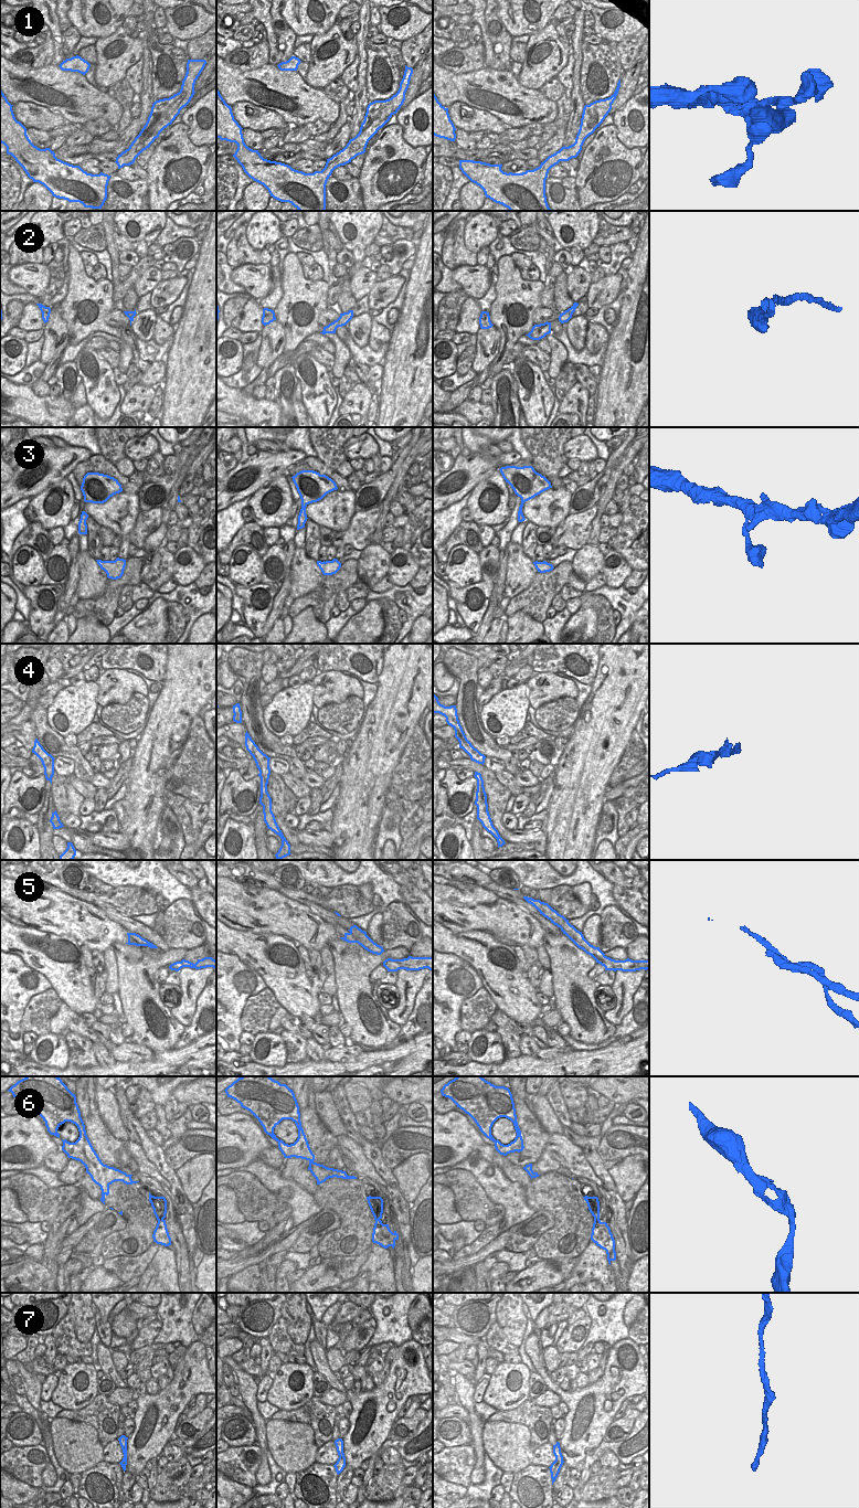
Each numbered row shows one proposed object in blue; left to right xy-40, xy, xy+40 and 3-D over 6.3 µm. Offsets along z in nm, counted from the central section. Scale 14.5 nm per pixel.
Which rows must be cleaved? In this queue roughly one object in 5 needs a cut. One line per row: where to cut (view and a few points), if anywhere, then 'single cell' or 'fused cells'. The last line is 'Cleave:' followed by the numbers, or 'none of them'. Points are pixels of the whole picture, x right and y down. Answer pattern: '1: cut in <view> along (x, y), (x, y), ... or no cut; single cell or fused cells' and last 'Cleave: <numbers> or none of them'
1: no cut; single cell
2: no cut; single cell
3: no cut; single cell
4: no cut; single cell
5: cut in xy along (350, 932), (358, 942); fused cells
6: no cut; single cell
7: no cut; single cell
Cleave: 5

